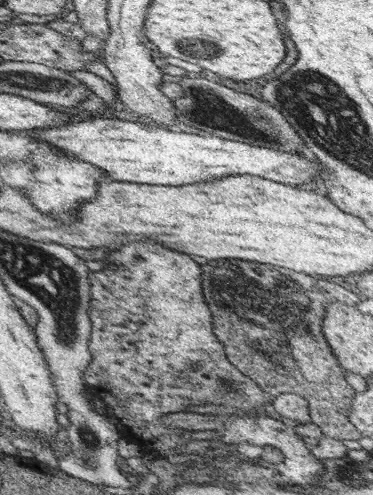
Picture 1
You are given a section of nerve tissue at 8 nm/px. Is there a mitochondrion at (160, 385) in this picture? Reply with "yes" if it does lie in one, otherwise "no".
no

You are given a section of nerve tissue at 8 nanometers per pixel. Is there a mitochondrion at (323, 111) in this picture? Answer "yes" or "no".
yes

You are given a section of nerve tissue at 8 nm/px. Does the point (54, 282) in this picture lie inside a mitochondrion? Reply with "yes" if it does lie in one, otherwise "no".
yes

